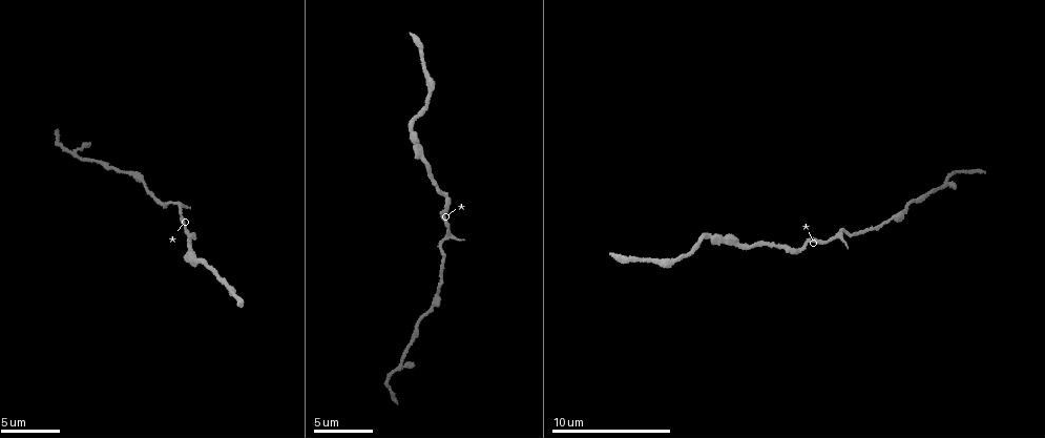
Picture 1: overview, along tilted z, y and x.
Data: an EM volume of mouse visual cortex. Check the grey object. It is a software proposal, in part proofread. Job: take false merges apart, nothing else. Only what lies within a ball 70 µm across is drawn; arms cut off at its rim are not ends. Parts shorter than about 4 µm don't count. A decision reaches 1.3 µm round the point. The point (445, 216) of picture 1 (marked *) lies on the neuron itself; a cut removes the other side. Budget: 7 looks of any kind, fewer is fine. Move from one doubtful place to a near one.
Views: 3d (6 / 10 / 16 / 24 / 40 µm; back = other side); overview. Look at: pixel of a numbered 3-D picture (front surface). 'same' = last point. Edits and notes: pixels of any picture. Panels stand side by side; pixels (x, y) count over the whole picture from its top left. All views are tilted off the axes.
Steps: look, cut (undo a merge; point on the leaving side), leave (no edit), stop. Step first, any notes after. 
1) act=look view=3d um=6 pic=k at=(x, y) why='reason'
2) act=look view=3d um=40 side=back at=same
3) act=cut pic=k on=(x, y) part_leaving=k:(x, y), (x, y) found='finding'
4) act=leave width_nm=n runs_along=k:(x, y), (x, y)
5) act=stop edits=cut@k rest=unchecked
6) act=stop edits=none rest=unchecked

act=look view=3d um=6 pic=1 at=(707, 237) why='thick turns thin'

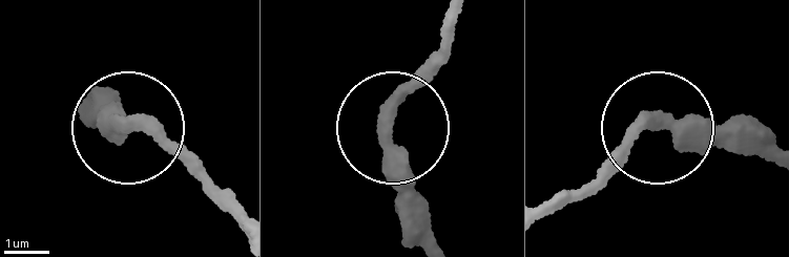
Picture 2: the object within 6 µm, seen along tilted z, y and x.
act=look view=3d um=6 side=back pic=2 at=(649, 122) why='other side'

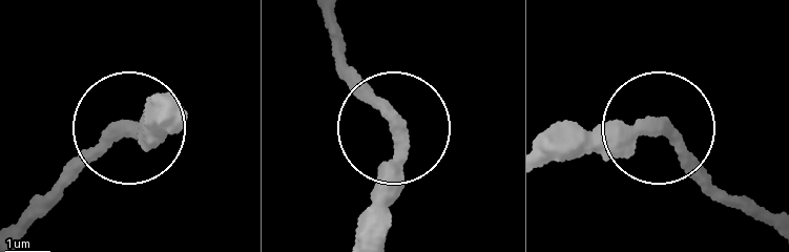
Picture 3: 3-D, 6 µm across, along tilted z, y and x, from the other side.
act=leave runs_along=3:(354, 236), (393, 122), (331, 41) found='one neuron here'

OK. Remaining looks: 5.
act=look view=3d um=6 pic=1 at=(885, 221)

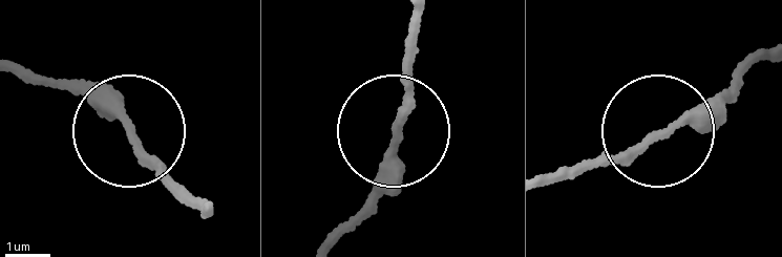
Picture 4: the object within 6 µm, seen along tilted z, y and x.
act=leave runs_along=4:(208, 199), (180, 195), (102, 103), (58, 84) found='continuous, no second neuron'

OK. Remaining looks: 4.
act=look view=3d um=10 pic=1 at=(410, 345)

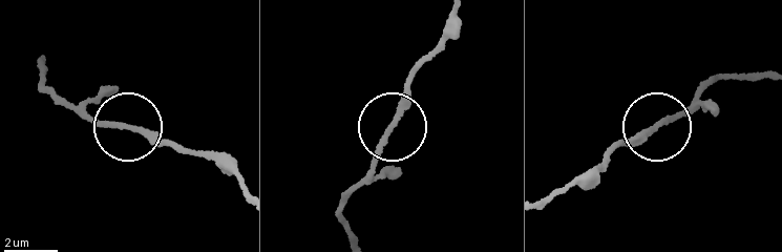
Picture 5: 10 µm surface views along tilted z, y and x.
act=leave runs_along=5:(241, 183), (219, 162), (71, 110) found='continuous, no second neuron'

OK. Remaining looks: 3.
act=stop edits=none rest=unchecked

